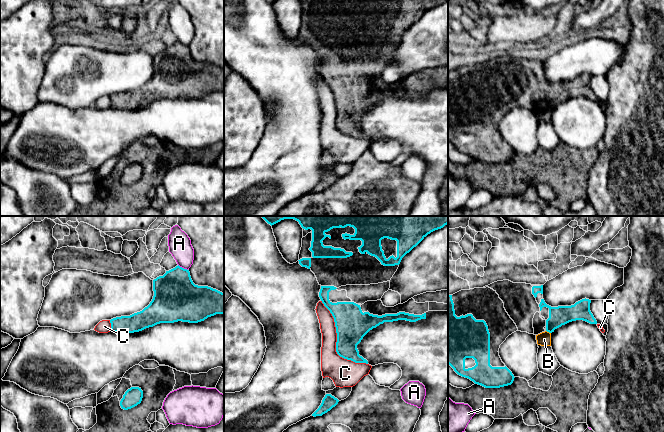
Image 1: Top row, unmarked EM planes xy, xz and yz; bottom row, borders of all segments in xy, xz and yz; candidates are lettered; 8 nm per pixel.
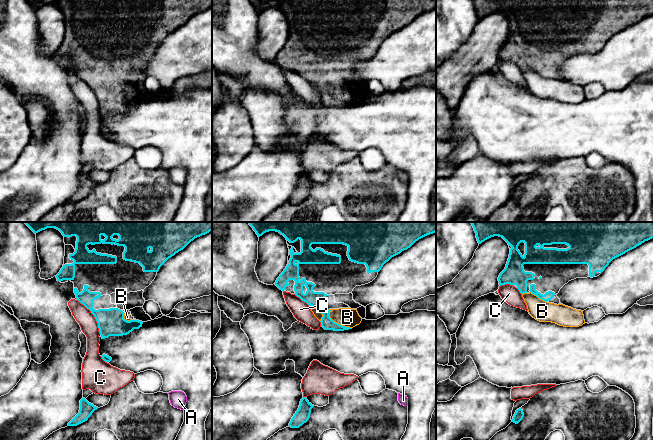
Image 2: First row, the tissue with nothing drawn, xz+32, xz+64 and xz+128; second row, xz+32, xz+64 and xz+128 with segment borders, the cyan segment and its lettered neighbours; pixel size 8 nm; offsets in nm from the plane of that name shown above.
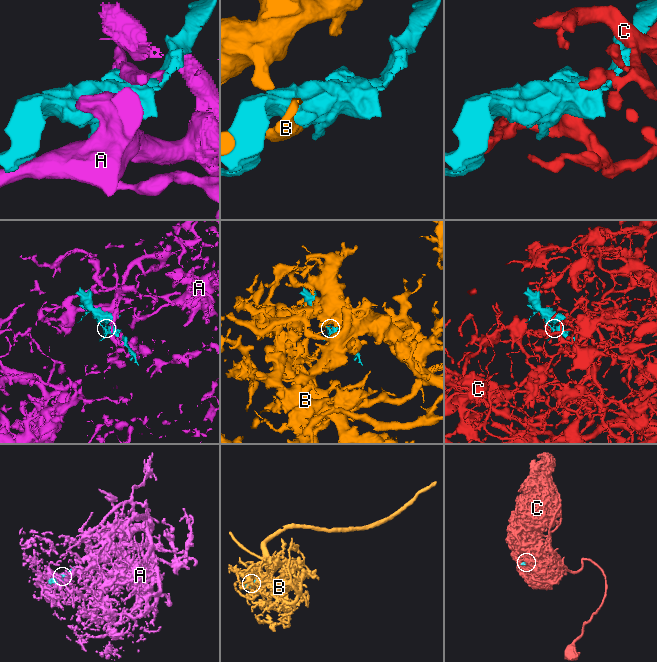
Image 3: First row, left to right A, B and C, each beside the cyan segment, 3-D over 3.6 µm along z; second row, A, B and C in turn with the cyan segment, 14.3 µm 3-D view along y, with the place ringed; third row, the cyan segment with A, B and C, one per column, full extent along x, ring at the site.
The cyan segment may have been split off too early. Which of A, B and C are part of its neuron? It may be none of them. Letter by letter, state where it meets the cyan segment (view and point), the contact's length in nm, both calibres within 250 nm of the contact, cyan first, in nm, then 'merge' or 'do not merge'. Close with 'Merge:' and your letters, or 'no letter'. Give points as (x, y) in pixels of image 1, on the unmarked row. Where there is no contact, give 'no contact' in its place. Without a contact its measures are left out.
A: contact xy (183, 44); length 90 nm; calibres 360 and 180 nm; do not merge
B: contact yz (548, 107); length 50 nm; calibres 160 and 110 nm; do not merge
C: contact xz (336, 118); length 650 nm; calibres 260 and 220 nm; do not merge
Merge: no letter

